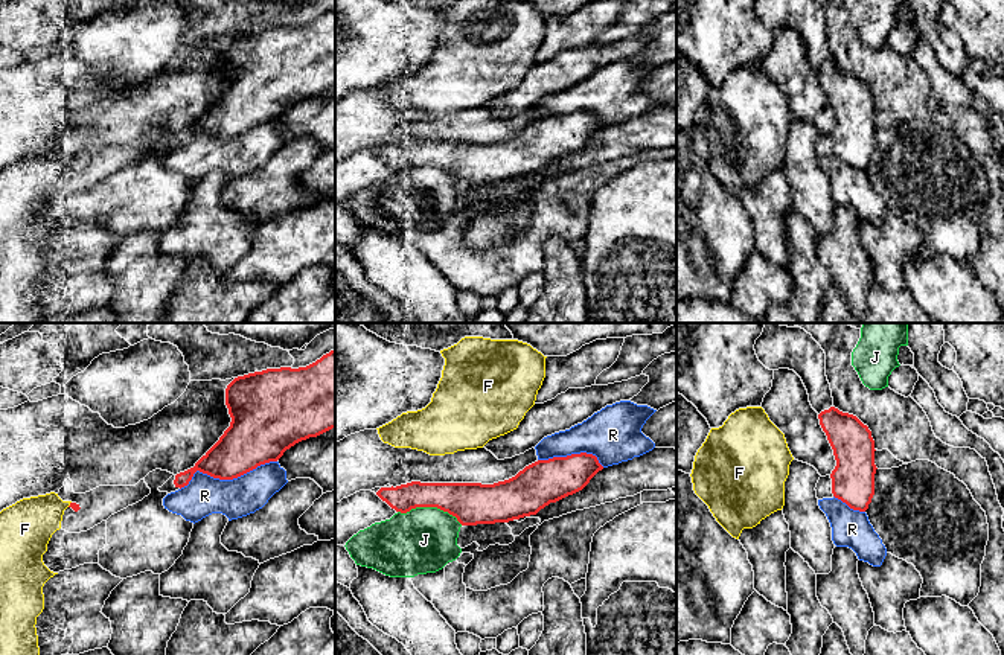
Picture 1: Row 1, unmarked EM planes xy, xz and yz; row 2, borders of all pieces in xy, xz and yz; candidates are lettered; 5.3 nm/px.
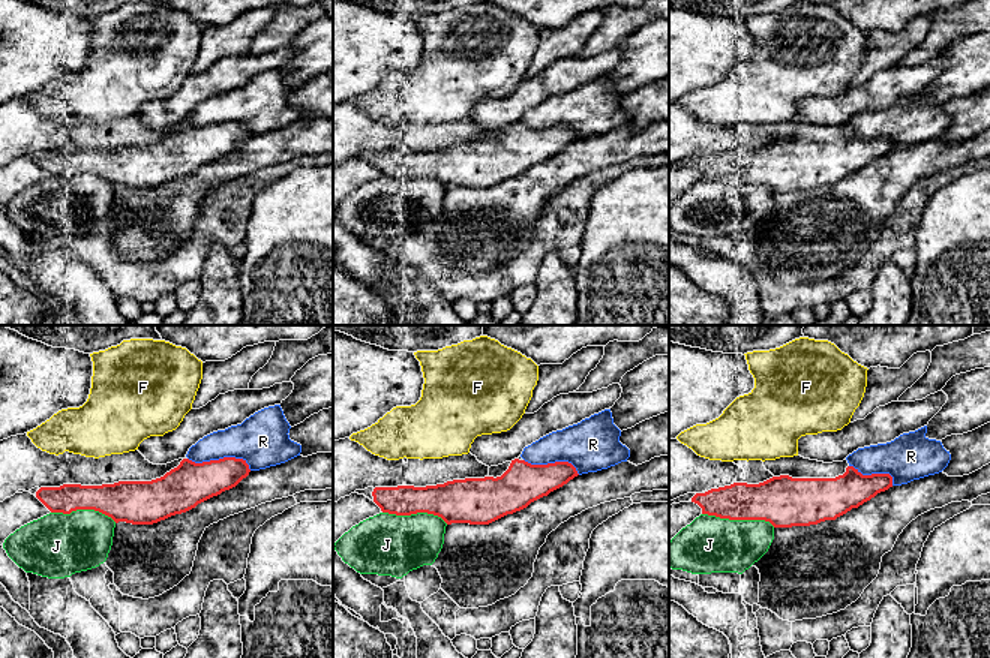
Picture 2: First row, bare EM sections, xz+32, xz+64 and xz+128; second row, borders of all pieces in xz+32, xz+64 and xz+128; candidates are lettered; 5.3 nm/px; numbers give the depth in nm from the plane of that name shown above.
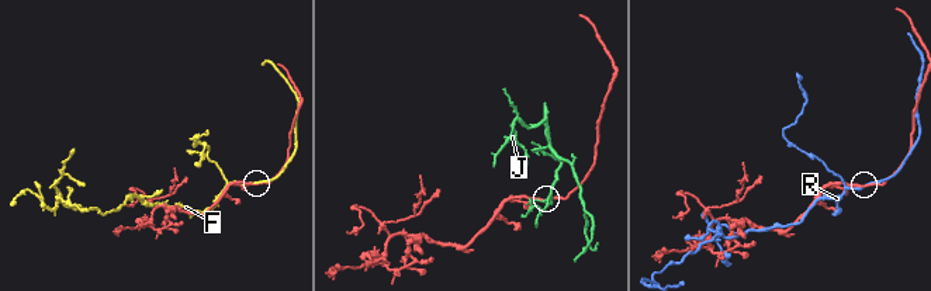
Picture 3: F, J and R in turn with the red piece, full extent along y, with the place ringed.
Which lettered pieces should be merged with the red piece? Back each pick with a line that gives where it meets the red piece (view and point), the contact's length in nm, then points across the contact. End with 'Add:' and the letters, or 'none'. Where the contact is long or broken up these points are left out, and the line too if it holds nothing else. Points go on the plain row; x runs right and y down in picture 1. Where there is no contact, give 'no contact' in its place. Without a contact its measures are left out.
Add: none

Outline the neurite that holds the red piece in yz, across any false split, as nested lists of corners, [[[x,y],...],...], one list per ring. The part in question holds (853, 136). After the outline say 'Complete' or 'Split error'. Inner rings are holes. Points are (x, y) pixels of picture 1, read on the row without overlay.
[[[835,66],[818,73],[820,84],[833,108],[836,125],[830,134],[820,136],[817,157],[838,157],[850,168],[865,171],[875,154],[875,99],[871,90],[856,75],[843,72]]]. Split error

